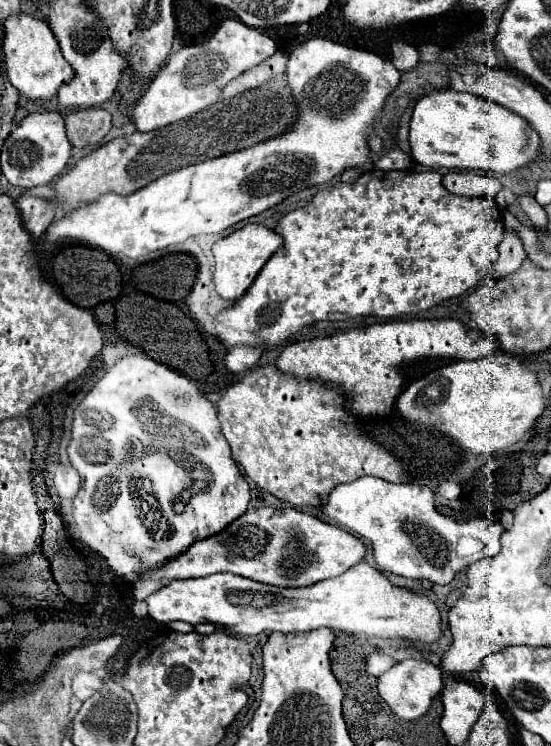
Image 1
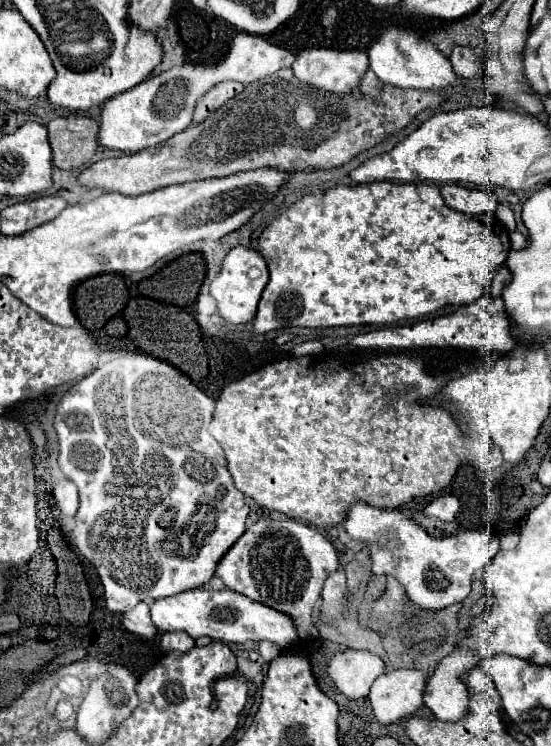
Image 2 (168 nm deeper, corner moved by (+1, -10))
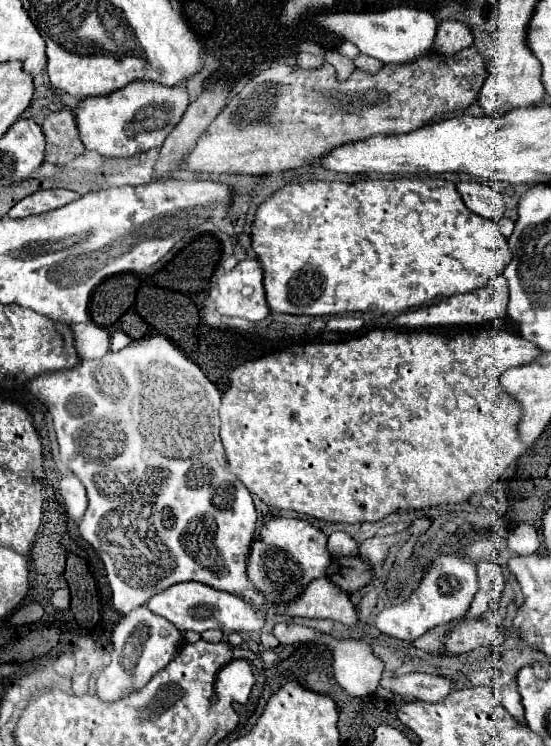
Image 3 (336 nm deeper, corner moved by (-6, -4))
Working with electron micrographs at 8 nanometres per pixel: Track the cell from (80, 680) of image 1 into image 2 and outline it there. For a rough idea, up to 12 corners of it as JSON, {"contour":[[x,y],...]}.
{"contour":[[74,676],[58,682],[66,696],[82,696],[84,684]]}

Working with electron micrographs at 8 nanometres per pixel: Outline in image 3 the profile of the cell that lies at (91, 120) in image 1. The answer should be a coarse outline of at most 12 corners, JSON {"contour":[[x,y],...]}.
{"contour":[[71,110],[49,114],[41,128],[45,162],[65,164],[85,152]]}

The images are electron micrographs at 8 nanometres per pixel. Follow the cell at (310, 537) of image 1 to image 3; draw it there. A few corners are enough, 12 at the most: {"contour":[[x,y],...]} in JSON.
{"contour":[[273,518],[247,574],[271,602],[289,602],[331,562],[327,536]]}

